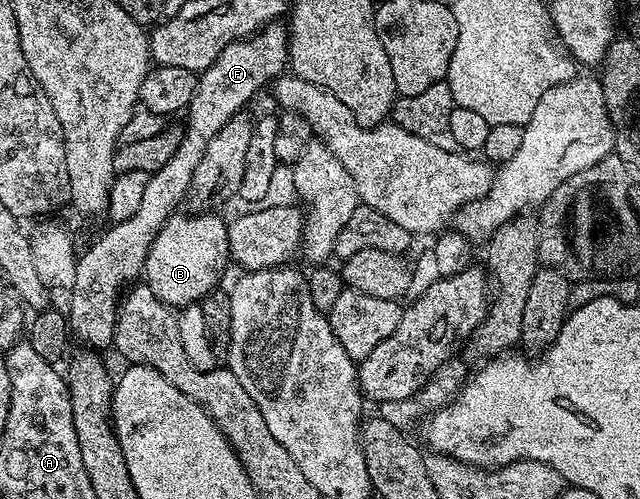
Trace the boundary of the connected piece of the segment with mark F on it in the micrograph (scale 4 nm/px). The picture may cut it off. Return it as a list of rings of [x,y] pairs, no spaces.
[[[280,21],[267,23],[254,36],[246,39],[237,39],[224,47],[220,56],[217,57],[213,65],[202,71],[198,75],[196,93],[192,95],[192,101],[186,110],[186,127],[182,129],[181,145],[174,151],[172,157],[162,167],[157,168],[151,175],[144,189],[140,207],[135,216],[130,217],[124,223],[111,224],[108,231],[102,234],[84,253],[79,254],[76,263],[75,285],[68,291],[70,297],[70,311],[68,310],[68,326],[75,340],[79,339],[90,349],[107,349],[114,346],[114,330],[118,320],[118,309],[120,306],[120,296],[127,285],[143,278],[148,249],[158,236],[160,229],[166,224],[178,210],[178,205],[187,198],[192,181],[192,175],[196,166],[199,165],[204,151],[212,141],[216,133],[224,127],[238,111],[243,110],[246,103],[266,84],[278,78],[285,72],[289,64],[290,37],[289,28]]]

